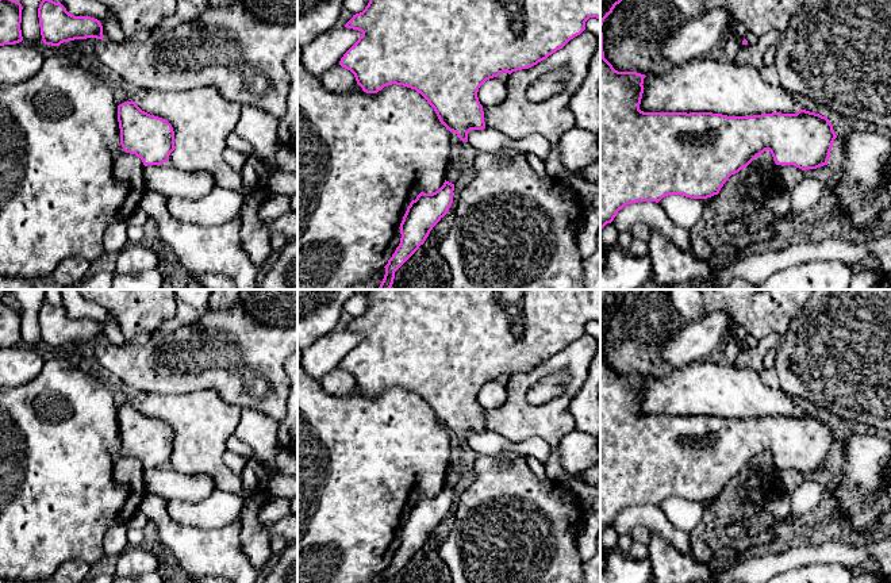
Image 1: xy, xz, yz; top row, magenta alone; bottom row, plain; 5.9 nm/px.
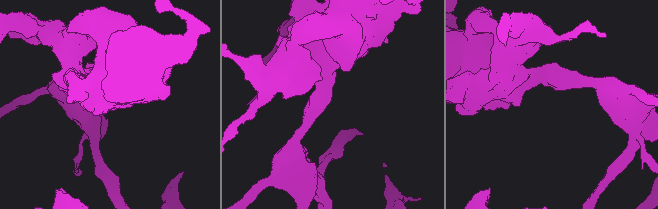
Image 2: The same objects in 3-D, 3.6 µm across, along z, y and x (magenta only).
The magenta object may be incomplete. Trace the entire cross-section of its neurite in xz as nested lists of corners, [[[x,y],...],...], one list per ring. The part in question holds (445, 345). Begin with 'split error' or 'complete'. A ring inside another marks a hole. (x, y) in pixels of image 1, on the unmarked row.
complete; [[[370,289],[368,299],[369,306],[365,312],[353,318],[345,327],[346,331],[358,333],[362,338],[343,357],[339,368],[354,377],[357,387],[366,396],[377,396],[384,390],[392,387],[415,392],[434,411],[439,425],[465,445],[468,445],[471,433],[485,432],[484,414],[477,395],[487,383],[498,380],[503,375],[511,377],[512,375],[537,368],[580,338],[585,333],[585,325],[589,321],[600,323],[600,289]]]

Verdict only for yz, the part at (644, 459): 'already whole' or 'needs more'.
already whole

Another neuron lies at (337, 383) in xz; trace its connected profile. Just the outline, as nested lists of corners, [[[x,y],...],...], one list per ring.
[[[339,367],[323,376],[319,383],[333,396],[347,395],[357,387],[354,377]]]

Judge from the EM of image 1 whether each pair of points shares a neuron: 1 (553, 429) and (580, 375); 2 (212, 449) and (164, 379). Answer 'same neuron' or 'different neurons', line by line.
1: same neuron
2: different neurons

